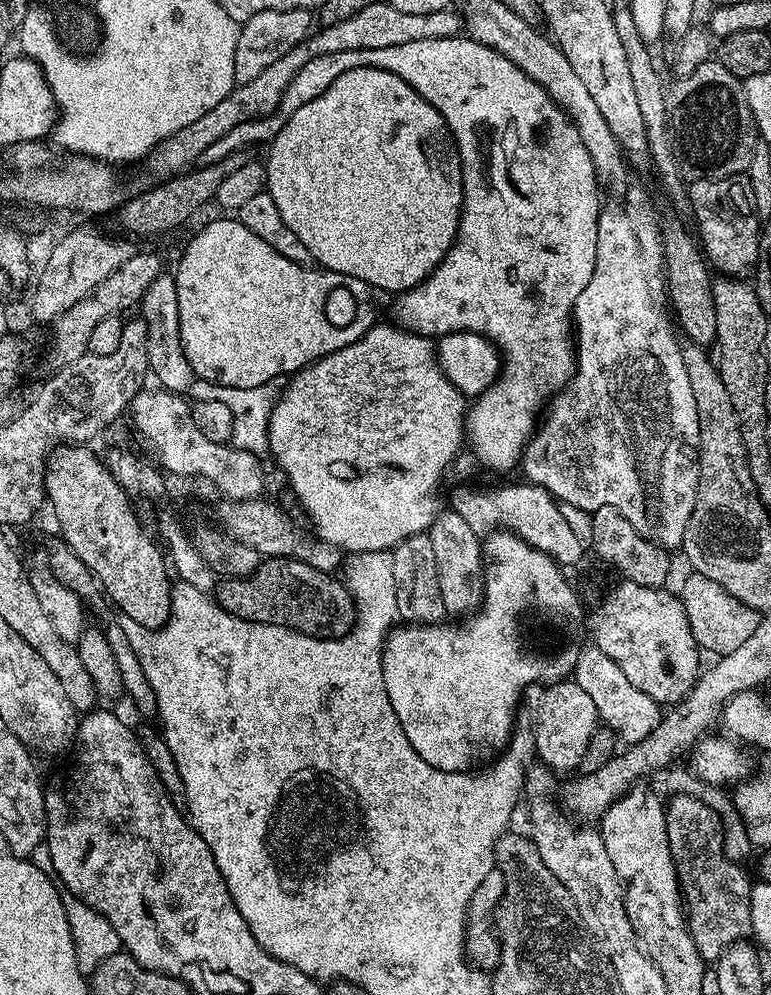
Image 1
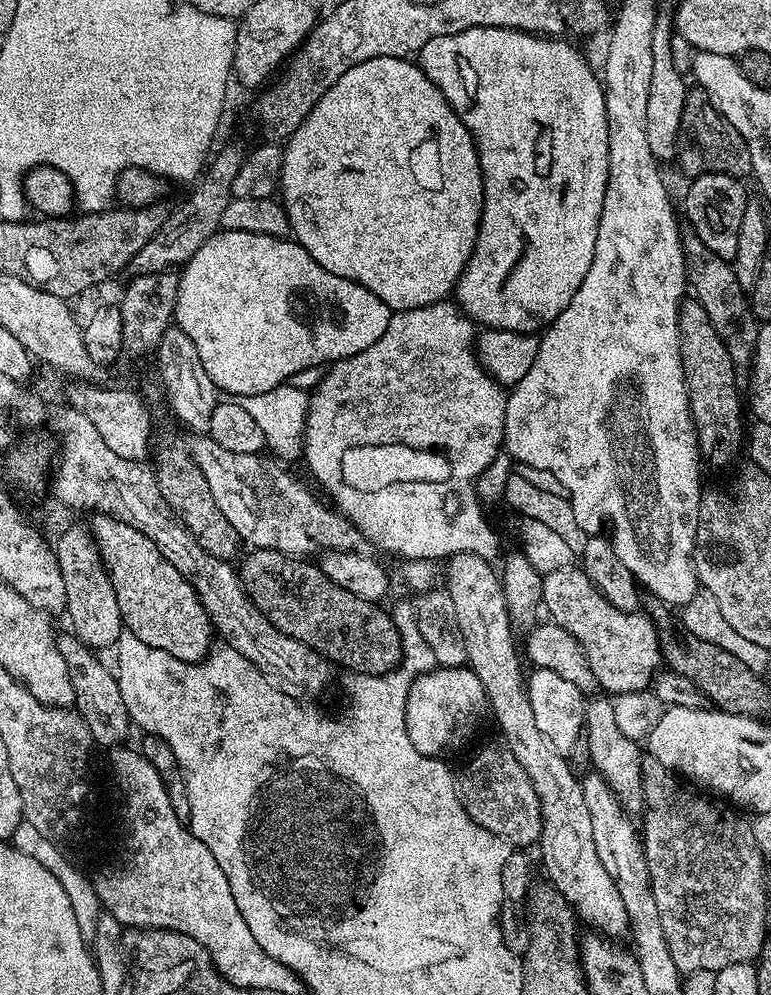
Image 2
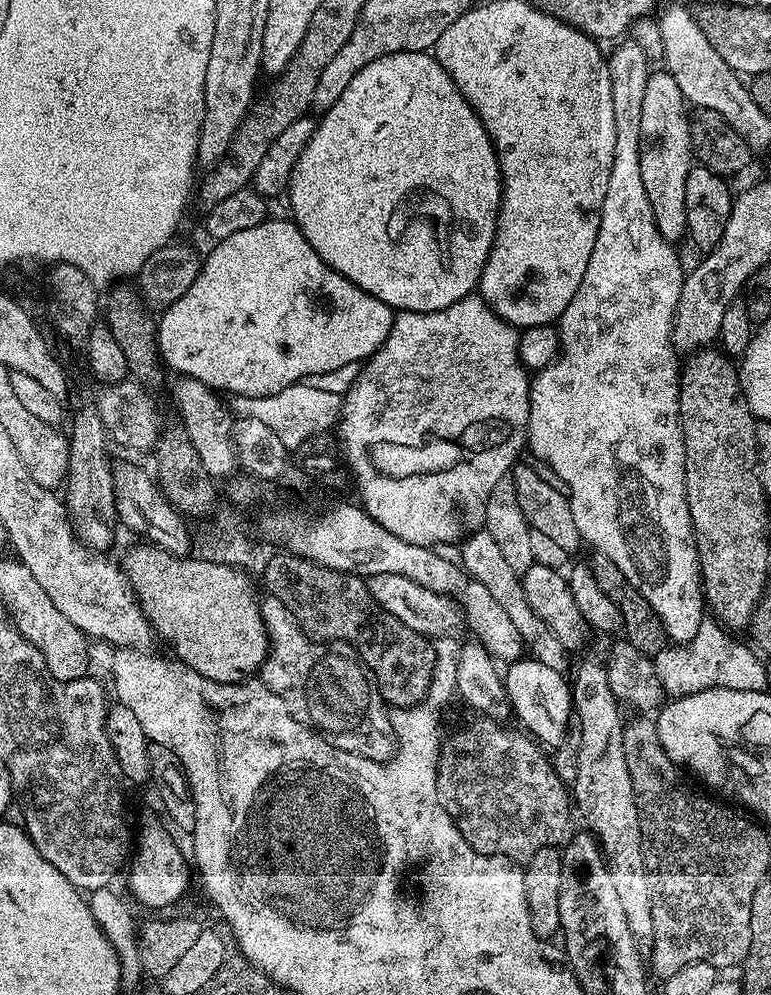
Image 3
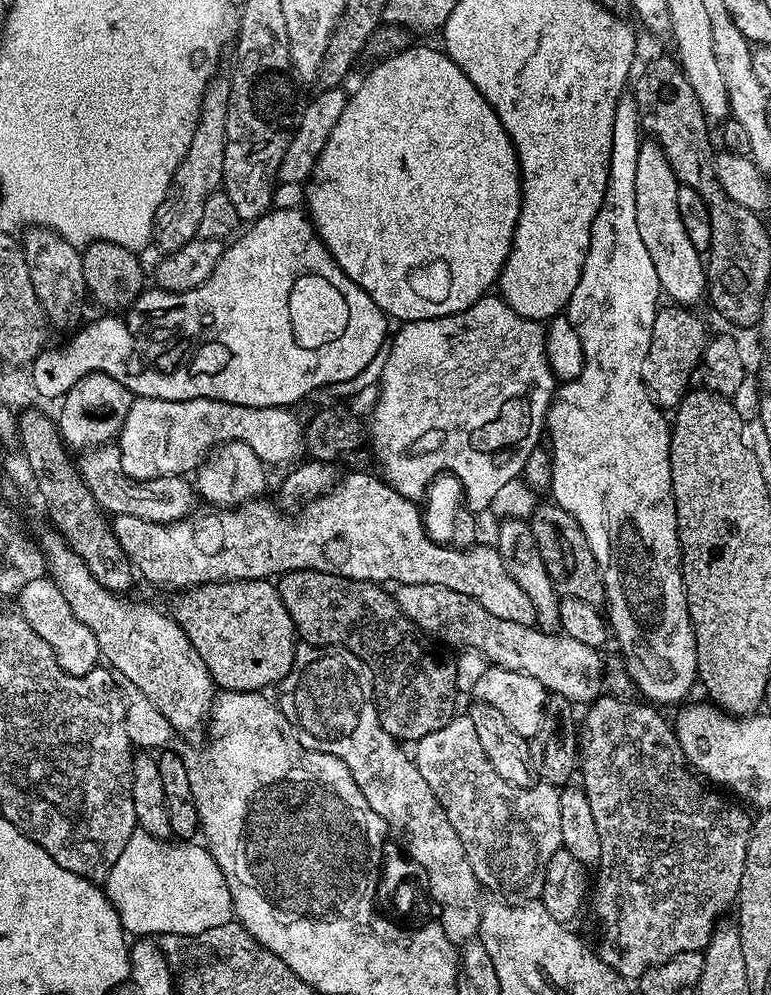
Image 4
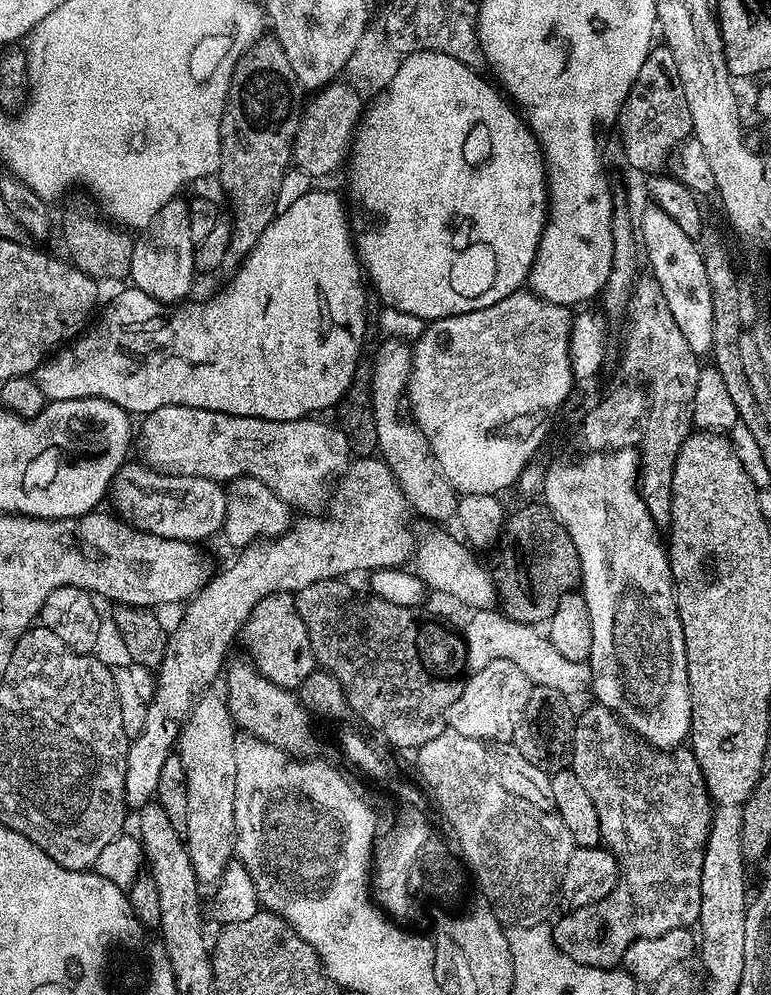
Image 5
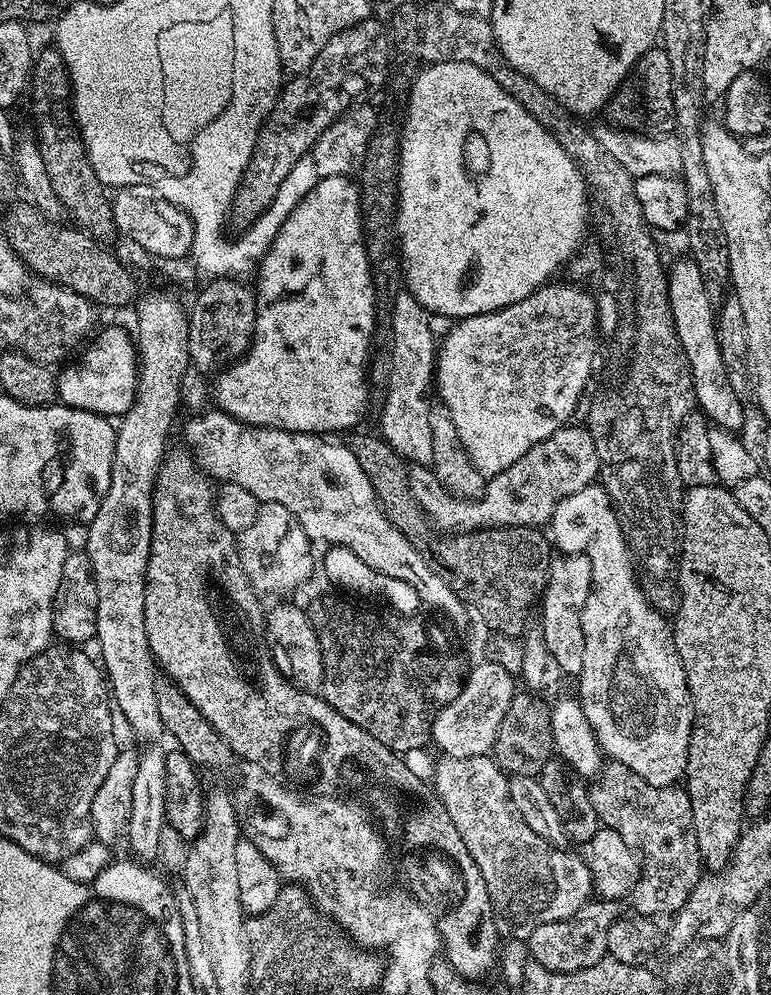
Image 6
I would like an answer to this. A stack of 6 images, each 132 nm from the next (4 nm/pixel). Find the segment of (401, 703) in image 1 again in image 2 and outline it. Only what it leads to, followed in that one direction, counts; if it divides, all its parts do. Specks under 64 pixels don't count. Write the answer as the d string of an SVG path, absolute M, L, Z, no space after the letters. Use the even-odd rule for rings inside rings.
M437 666L431 672L422 673L410 686L404 715L406 734L410 734L414 750L423 756L444 758L447 752L456 752L471 742L472 735L479 730L489 712L486 690L482 690L482 682L478 682L471 668Z

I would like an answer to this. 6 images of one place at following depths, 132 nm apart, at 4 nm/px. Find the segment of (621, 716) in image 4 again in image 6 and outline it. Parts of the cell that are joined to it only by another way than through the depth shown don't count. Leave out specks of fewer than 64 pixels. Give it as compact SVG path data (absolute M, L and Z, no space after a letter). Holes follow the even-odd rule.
M615 762L605 763L594 783L590 802L594 802L601 825L622 834L622 842L642 857L640 877L630 893L630 901L636 907L633 909L639 915L657 918L663 917L663 912L674 914L690 898L702 875L687 791L680 786L650 786L650 782ZM589 902L569 920L538 926L526 941L531 961L551 972L577 972L605 959L608 956L608 927L618 916L612 908L615 907L608 902Z

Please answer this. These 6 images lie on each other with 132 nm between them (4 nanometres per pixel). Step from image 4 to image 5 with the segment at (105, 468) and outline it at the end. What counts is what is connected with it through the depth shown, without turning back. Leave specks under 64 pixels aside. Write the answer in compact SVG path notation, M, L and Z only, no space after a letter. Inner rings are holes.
M143 467L130 468L112 479L110 500L116 503L115 511L139 531L167 540L201 542L223 529L228 501L223 483L201 476L166 476Z

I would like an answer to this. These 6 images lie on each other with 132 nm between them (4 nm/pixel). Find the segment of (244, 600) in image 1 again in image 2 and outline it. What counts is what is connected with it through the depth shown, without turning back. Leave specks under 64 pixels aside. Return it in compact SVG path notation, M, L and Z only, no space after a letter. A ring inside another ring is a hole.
M257 548L249 553L249 556L245 555L238 564L242 586L254 606L258 606L258 610L262 610L262 614L266 614L266 618L270 618L270 622L274 622L274 626L282 630L282 634L286 634L290 640L310 646L333 665L341 664L348 668L344 670L349 673L361 672L367 676L381 676L399 666L403 658L402 638L391 615L385 610L383 612L379 603L358 598L358 594L350 594L350 590L342 590L342 586L331 580L321 570L319 563L311 559L287 556L273 548Z

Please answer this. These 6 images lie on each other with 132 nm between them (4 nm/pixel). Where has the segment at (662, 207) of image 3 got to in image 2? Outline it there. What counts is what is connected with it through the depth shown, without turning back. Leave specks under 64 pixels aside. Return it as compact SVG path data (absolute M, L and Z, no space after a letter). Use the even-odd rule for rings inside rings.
M657 15L654 38L650 42L650 54L654 58L654 66L650 66L650 94L646 97L646 138L650 142L650 154L654 154L657 162L669 162L676 159L676 143L678 142L679 123L682 121L683 104L686 102L690 88L684 85L685 73L674 66L671 53L671 38L674 35L674 20L671 15Z

